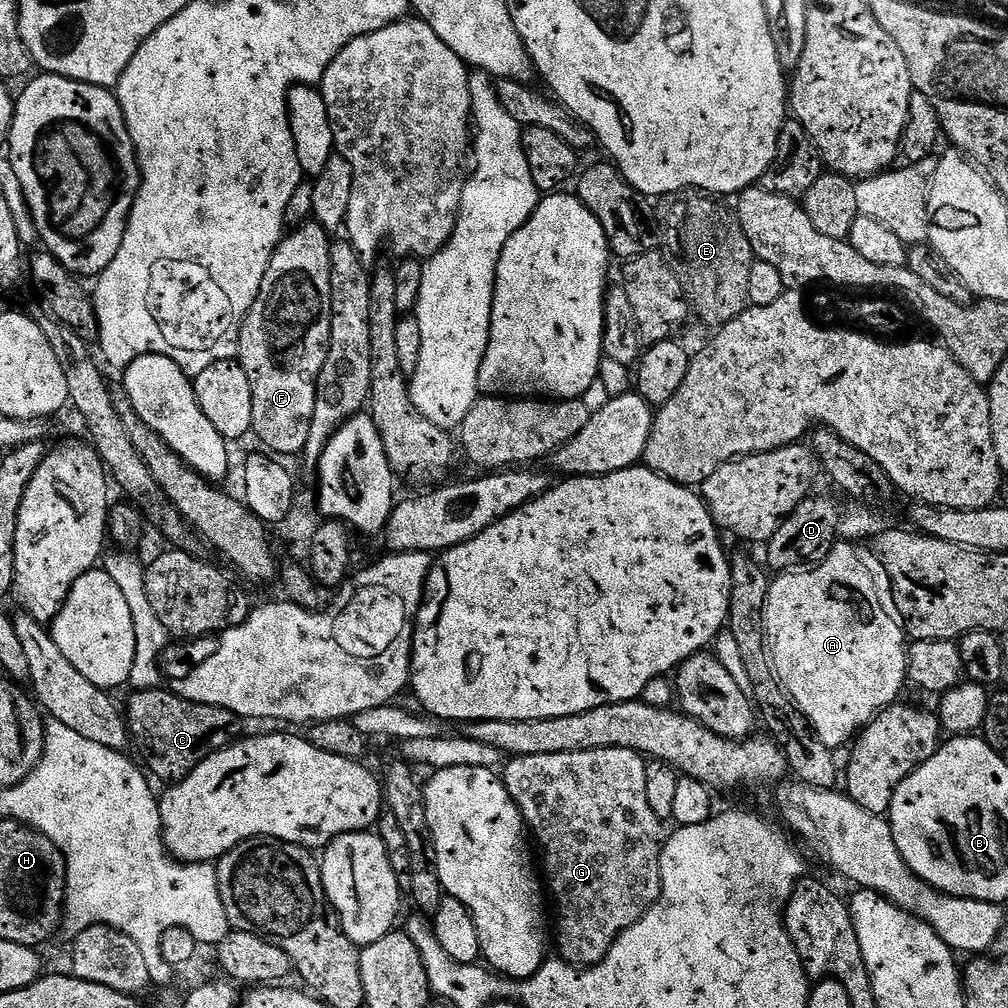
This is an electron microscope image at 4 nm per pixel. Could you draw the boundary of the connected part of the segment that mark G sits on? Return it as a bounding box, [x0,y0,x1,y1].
[502,748,666,968]

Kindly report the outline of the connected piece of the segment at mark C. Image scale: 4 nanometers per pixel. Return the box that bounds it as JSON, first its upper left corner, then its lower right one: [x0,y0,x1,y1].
[126,687,241,780]

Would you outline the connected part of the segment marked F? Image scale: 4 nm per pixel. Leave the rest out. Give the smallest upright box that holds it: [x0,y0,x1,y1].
[239,222,332,455]

